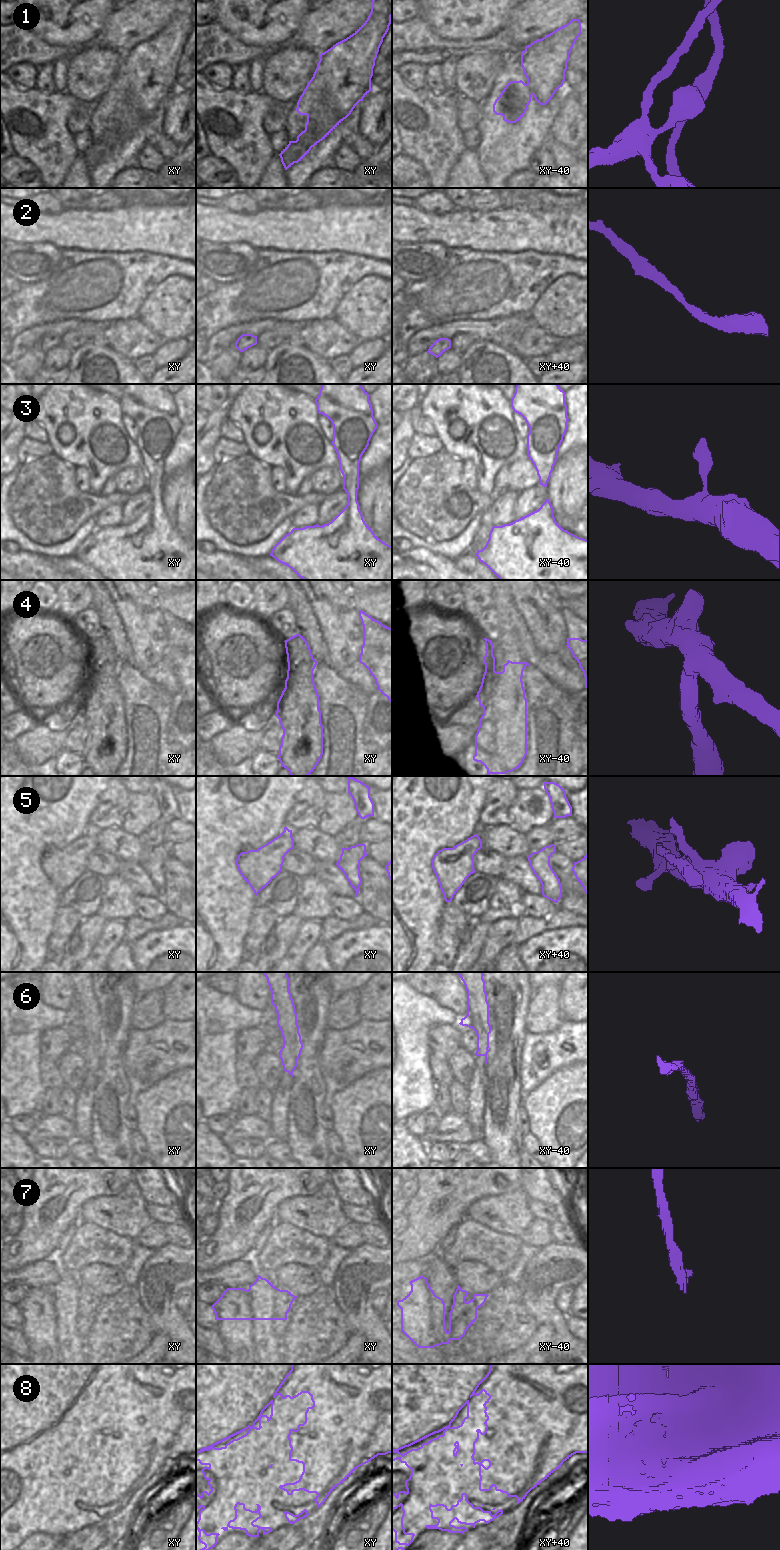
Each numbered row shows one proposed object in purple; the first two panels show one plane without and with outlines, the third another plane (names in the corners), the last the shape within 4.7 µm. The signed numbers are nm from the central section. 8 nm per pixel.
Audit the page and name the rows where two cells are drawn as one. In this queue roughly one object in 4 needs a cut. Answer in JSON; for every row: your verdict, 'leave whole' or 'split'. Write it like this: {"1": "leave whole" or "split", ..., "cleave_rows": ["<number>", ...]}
{"1": "split", "2": "leave whole", "3": "leave whole", "4": "split", "5": "leave whole", "6": "leave whole", "7": "leave whole", "8": "leave whole", "cleave_rows": ["1", "4"]}

